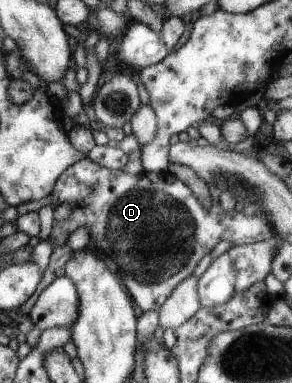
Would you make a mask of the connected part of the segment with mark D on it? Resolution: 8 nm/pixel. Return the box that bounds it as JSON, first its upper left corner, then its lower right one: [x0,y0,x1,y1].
[16,158,276,311]

